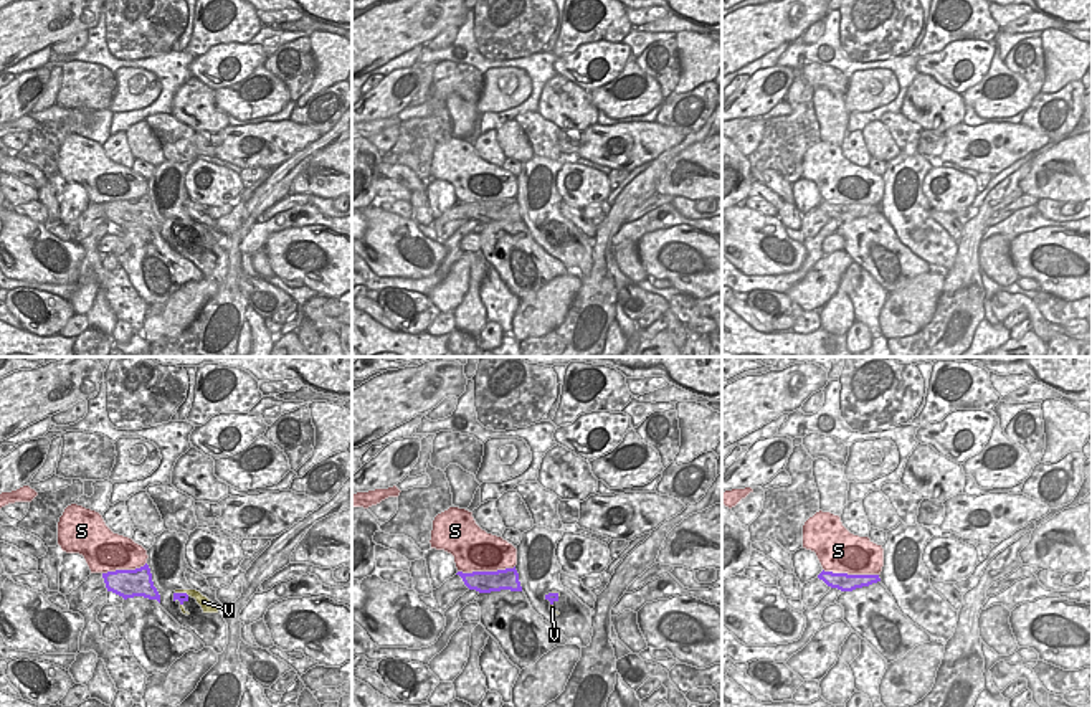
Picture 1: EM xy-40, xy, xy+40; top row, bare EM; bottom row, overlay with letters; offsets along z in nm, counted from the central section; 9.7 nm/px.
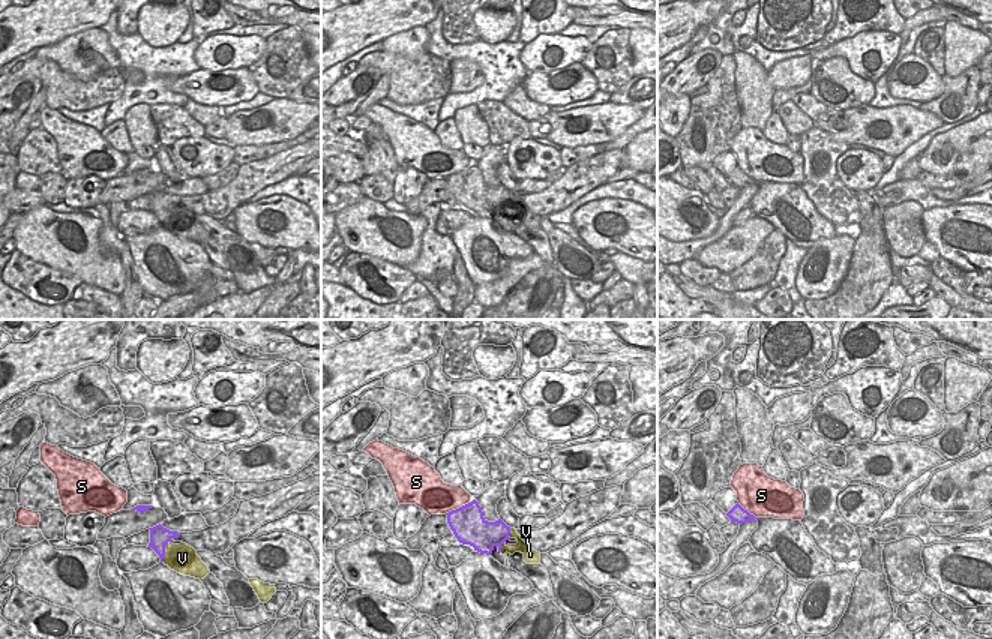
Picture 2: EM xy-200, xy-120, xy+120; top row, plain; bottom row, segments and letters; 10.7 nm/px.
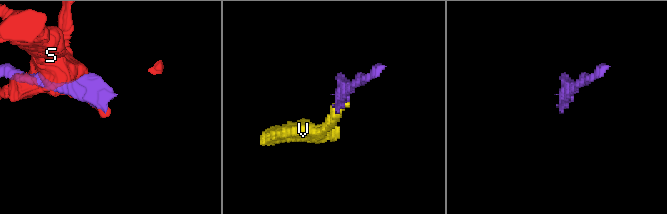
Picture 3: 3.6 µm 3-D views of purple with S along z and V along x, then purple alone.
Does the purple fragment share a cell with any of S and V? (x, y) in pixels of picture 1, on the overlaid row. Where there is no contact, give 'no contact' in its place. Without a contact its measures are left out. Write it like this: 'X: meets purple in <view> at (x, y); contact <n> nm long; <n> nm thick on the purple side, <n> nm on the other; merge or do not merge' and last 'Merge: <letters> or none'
S: meets purple in xy at (486, 572); contact 550 nm long; 220 nm thick on the purple side, 420 nm on the other; do not merge
V: meets purple in xy-40 at (182, 593); contact 150 nm long; 100 nm thick on the purple side, 120 nm on the other; merge
Merge: V

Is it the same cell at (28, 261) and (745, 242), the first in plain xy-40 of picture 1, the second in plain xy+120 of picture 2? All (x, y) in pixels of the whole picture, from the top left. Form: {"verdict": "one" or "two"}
{"verdict": "two"}

